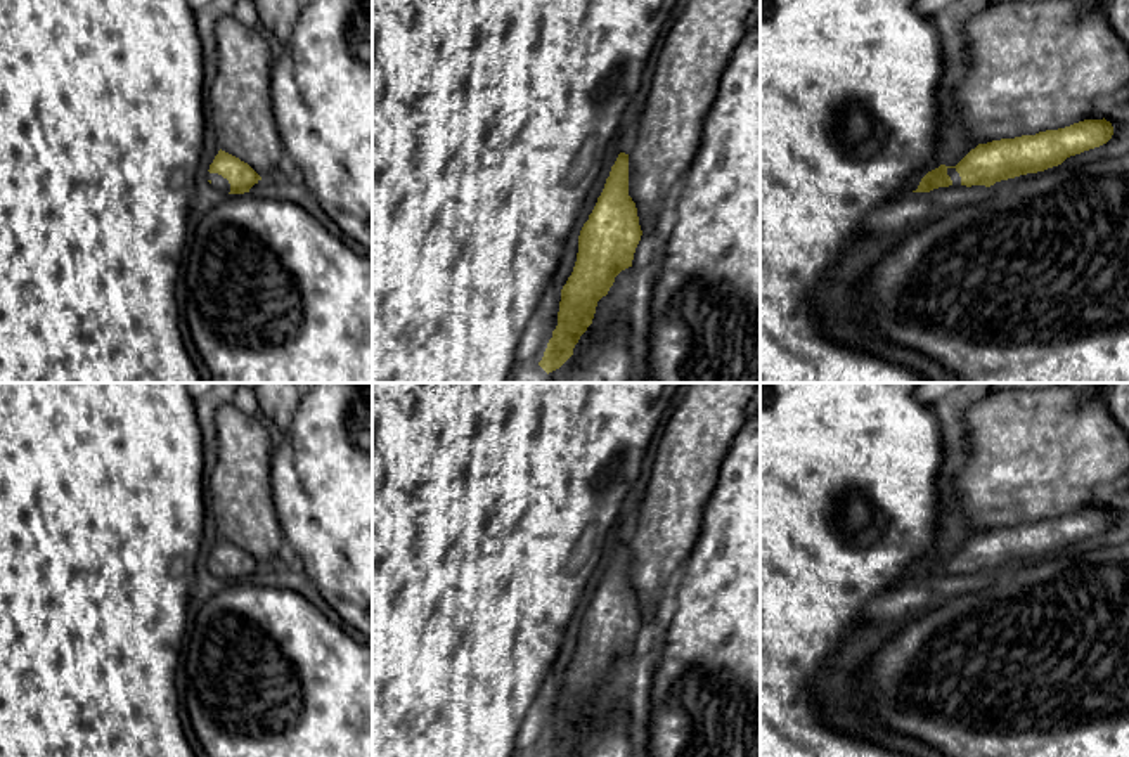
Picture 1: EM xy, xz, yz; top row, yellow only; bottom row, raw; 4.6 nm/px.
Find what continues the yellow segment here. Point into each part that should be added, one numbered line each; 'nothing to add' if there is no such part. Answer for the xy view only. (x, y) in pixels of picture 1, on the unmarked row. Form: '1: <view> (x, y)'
1: xy (219, 570)

